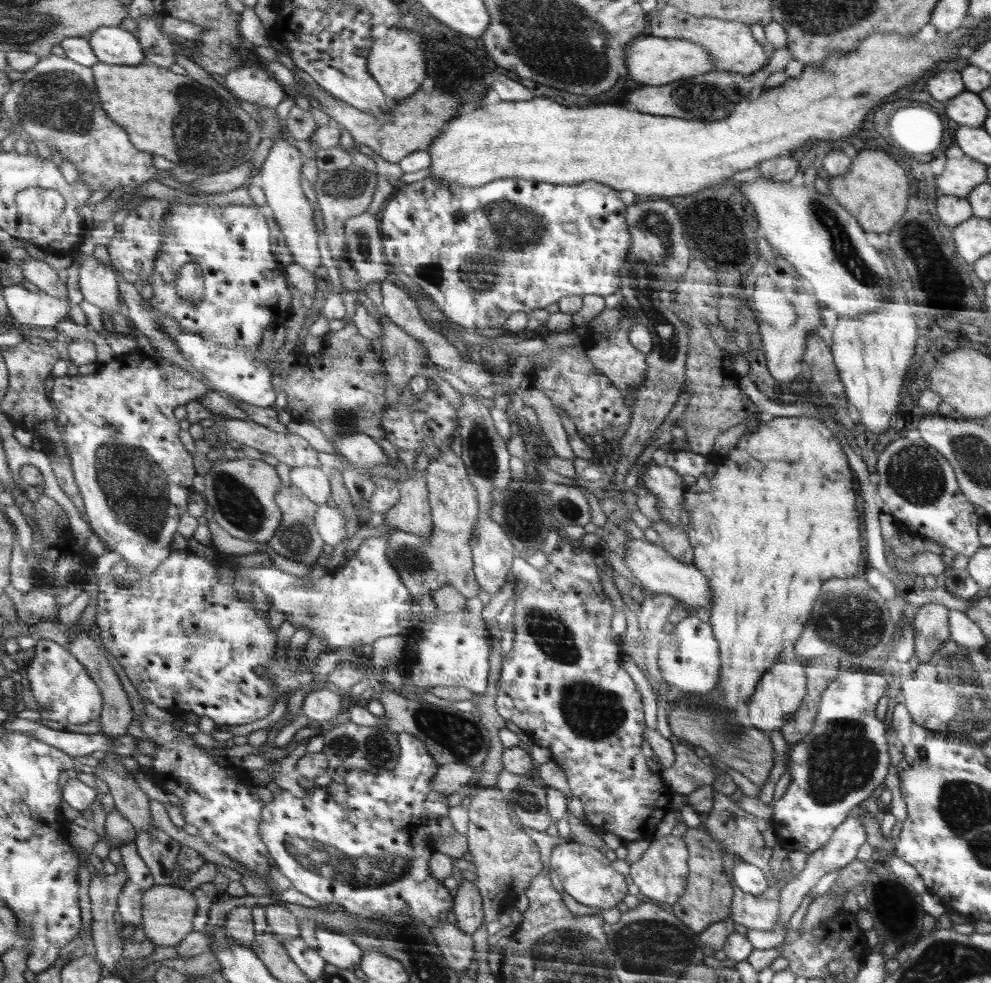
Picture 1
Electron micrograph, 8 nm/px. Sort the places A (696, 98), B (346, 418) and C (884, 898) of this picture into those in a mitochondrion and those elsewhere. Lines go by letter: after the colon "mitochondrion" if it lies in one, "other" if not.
A: mitochondrion
B: mitochondrion
C: other

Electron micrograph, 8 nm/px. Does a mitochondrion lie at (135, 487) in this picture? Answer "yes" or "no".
yes

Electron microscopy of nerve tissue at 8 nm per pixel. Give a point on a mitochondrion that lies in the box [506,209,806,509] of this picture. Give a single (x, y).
(726, 243)

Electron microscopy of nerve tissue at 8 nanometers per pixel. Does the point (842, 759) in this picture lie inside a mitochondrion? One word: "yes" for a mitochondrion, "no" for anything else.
yes

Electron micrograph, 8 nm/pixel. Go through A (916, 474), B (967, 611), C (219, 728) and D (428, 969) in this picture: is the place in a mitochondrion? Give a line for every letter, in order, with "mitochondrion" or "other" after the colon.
A: mitochondrion
B: other
C: other
D: mitochondrion

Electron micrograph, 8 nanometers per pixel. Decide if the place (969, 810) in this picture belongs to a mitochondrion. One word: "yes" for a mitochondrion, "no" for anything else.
yes

